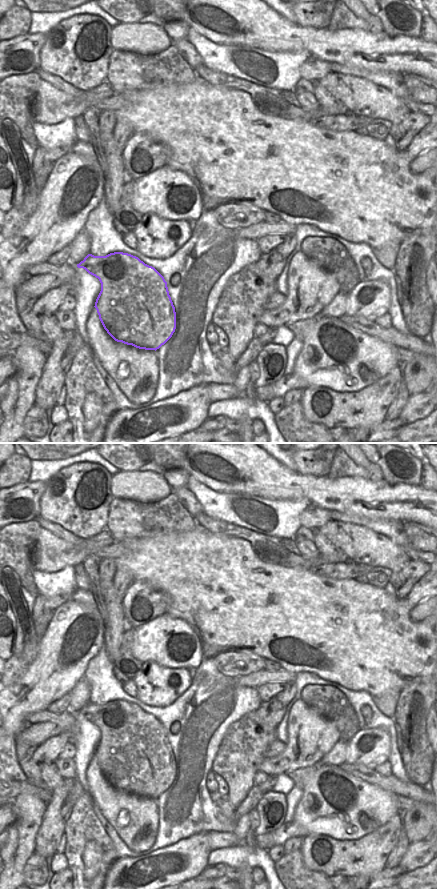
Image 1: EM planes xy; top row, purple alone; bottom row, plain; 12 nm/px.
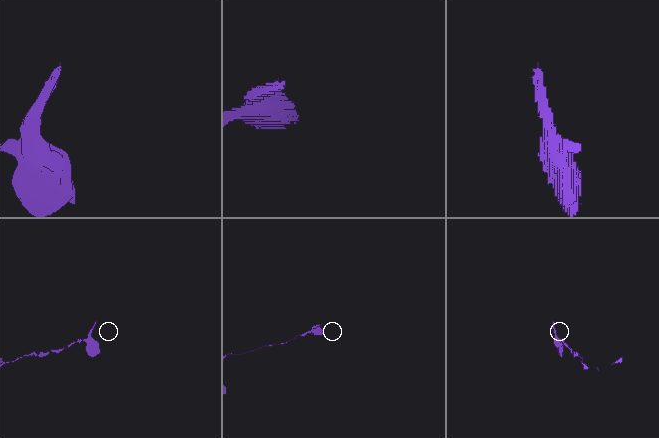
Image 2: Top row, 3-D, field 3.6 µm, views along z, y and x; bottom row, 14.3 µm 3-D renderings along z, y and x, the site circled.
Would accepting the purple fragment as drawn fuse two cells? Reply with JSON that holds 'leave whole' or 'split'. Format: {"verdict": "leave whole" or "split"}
{"verdict": "split"}

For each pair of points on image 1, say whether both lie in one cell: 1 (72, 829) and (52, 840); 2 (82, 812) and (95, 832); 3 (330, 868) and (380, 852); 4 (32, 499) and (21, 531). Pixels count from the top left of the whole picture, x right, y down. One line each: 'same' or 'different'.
1: different
2: same
3: same
4: different

